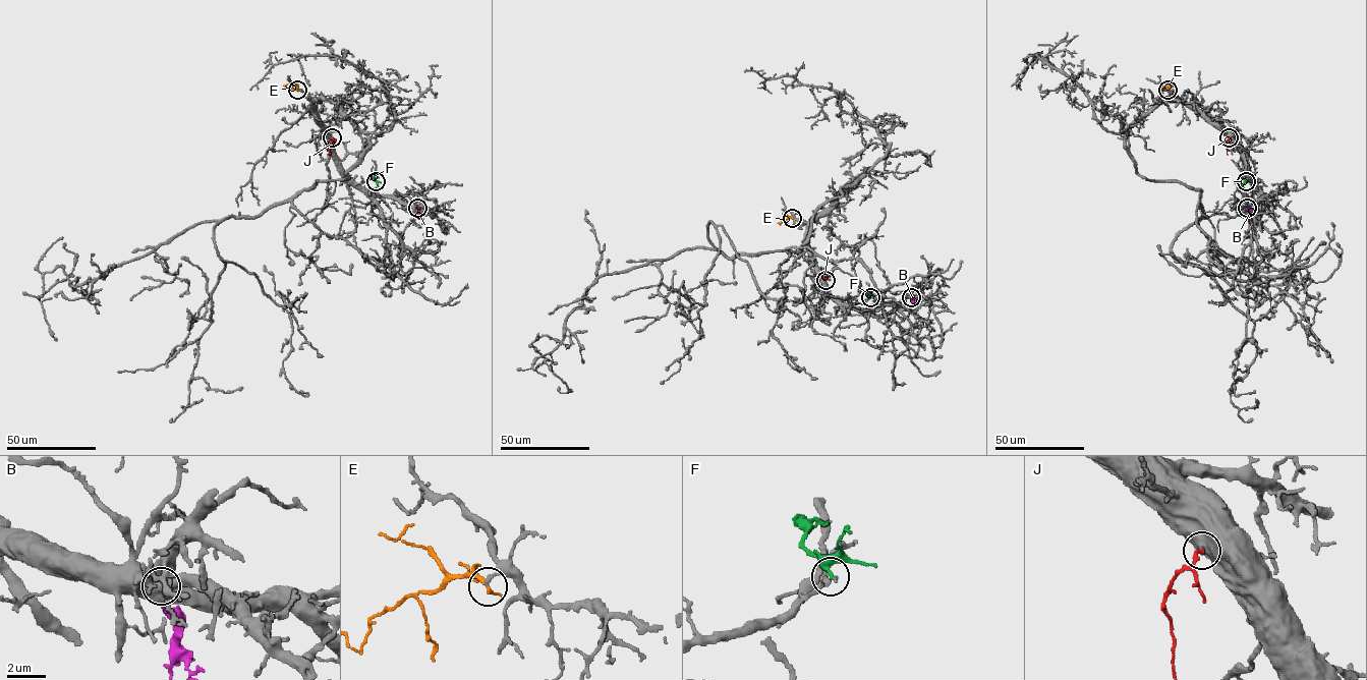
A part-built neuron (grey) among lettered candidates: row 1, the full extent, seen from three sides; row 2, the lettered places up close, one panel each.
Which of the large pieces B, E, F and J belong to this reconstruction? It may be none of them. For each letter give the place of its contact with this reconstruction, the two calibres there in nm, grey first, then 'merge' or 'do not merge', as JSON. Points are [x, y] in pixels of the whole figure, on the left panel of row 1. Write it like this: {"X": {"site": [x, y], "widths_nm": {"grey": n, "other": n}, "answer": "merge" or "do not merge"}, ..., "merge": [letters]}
{"B": {"site": [417, 208], "widths_nm": {"grey": 550, "other": 260}, "answer": "do not merge"}, "E": {"site": [297, 90], "widths_nm": {"grey": 190, "other": 240}, "answer": "do not merge"}, "F": {"site": [376, 181], "widths_nm": {"grey": 220, "other": 190}, "answer": "do not merge"}, "J": {"site": [332, 137], "widths_nm": {"grey": 190, "other": 220}, "answer": "merge"}, "merge": ["J"]}

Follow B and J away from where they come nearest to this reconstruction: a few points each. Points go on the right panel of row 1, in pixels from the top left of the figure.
B: (1247, 208), (1251, 215), (1247, 217), (1248, 220)
J: (1229, 137), (1226, 142), (1228, 155)

